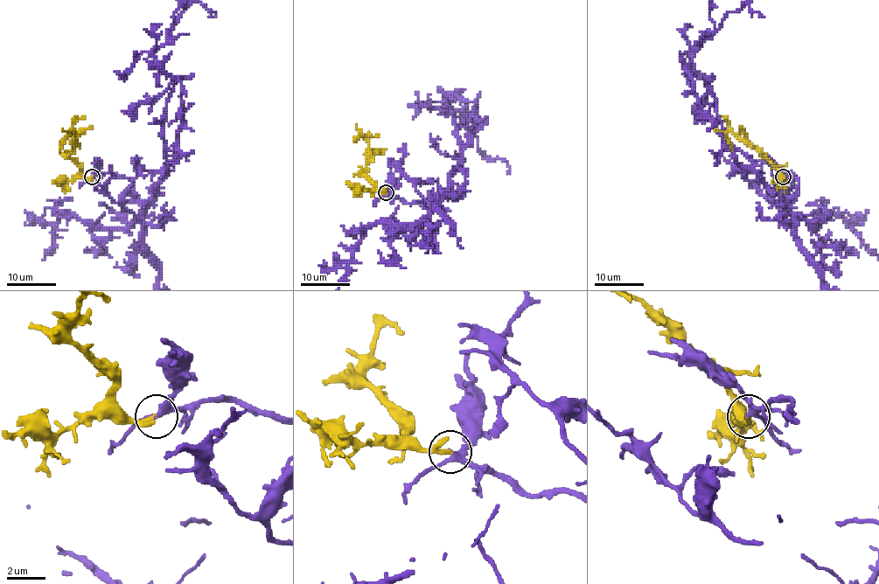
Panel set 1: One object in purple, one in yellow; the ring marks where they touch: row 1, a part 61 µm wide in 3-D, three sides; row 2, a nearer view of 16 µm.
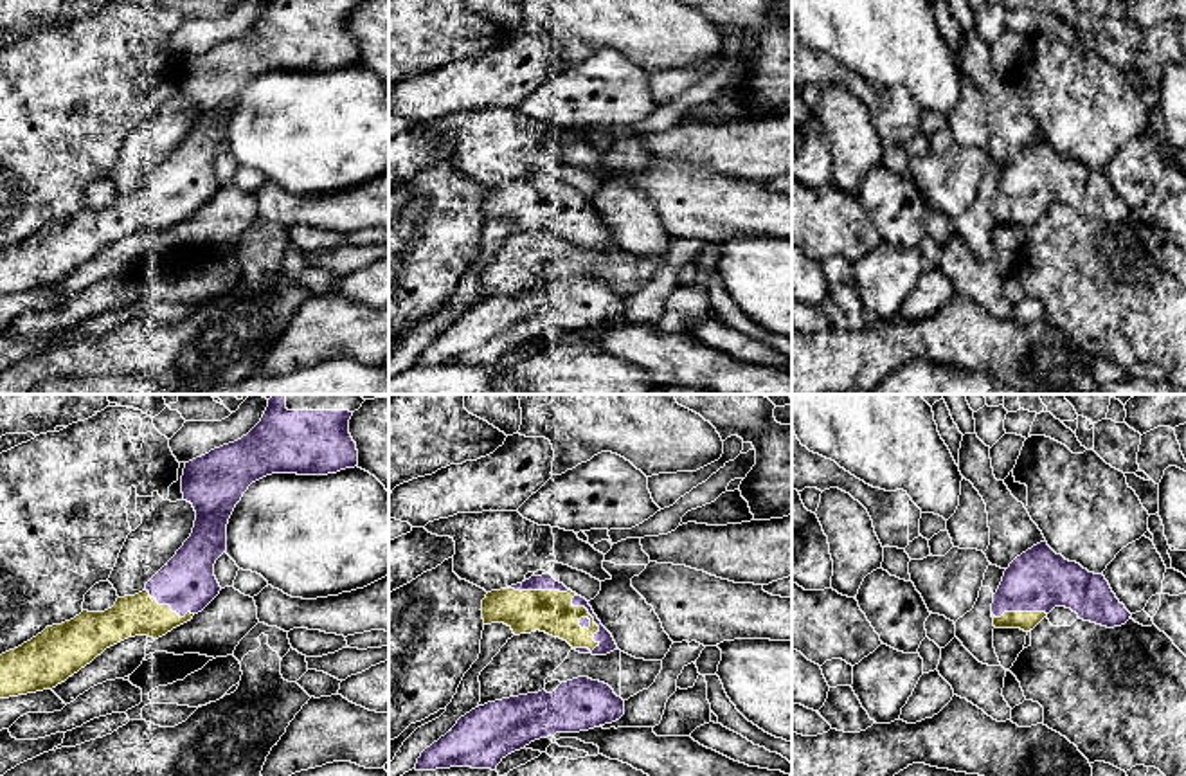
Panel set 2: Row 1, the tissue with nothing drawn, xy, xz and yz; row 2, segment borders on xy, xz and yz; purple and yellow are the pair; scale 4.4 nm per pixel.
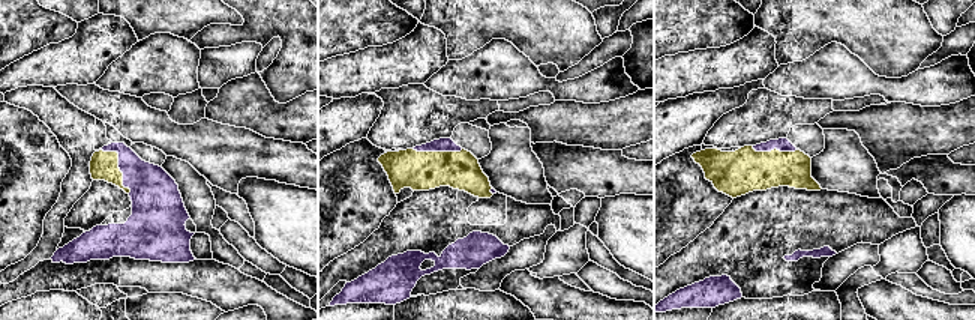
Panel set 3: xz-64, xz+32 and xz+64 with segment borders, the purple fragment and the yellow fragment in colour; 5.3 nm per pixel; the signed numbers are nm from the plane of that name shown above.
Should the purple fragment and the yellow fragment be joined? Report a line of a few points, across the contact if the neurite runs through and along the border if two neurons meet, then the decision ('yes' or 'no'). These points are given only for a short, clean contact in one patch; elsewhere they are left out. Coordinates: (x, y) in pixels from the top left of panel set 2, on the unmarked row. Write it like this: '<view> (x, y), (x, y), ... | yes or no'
yes

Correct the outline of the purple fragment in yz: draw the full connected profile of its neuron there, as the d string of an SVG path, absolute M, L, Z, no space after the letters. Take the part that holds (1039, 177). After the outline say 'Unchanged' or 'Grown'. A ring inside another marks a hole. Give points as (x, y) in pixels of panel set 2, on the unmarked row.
M1040 139L1017 153L1004 167L1002 178L993 191L992 214L995 225L1033 227L1055 203L1065 203L1080 216L1107 225L1121 223L1130 216L1130 209L1116 194L1103 169L1094 171L1076 158L1056 151L1047 139Z. Grown

